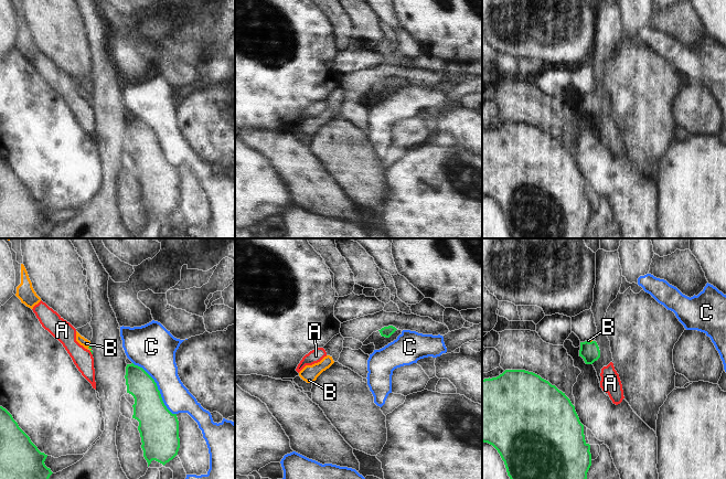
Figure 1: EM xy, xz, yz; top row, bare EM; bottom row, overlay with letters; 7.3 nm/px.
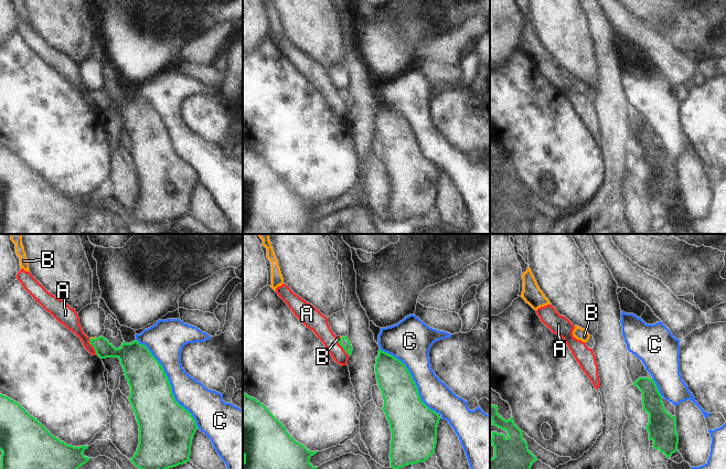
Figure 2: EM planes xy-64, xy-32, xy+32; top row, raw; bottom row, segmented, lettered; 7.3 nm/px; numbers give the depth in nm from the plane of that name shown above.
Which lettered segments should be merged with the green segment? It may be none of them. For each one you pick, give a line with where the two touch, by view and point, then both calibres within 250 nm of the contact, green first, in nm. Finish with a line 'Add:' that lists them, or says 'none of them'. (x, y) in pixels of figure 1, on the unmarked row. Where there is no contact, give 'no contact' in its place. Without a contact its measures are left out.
B: meets green in xy at (88, 99); 20 nm thick on the green side, 60 nm on the other
Add: B

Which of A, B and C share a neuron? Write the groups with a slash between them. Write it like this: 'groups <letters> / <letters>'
groups A / B / C

